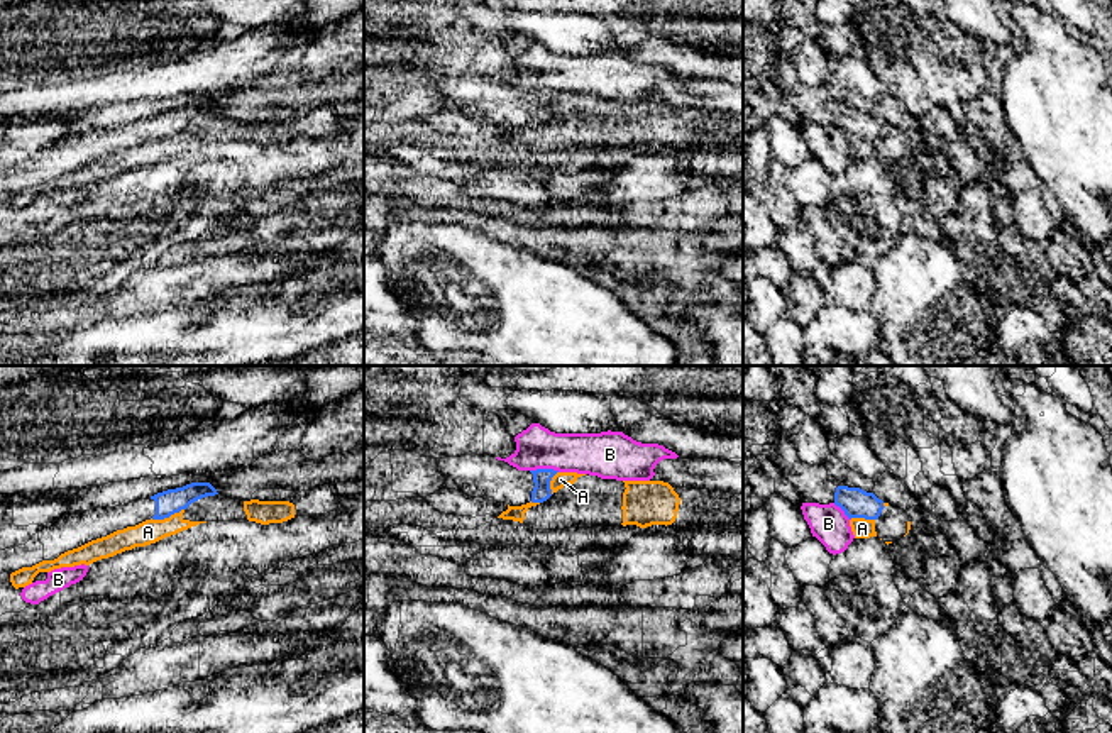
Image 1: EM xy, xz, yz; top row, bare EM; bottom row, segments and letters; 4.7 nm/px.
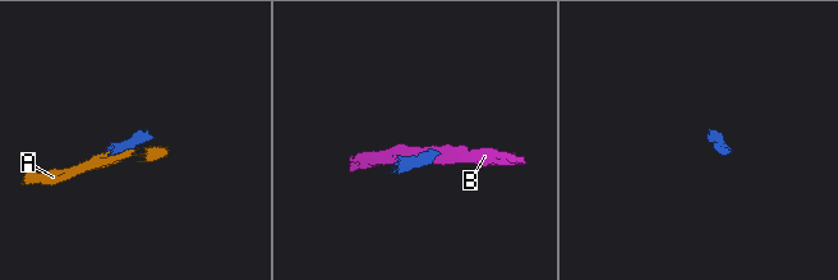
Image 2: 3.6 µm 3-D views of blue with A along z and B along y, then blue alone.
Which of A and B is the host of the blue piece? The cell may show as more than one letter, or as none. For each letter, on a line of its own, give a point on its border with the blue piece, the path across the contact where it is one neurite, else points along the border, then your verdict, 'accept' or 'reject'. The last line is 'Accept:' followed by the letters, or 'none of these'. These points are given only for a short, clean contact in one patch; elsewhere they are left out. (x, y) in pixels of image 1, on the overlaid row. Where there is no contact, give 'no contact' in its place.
A: xy (166, 517) | along xy (183, 508), (163, 518), (151, 518) | reject
B: xz (545, 469) | reject
Accept: none of these

